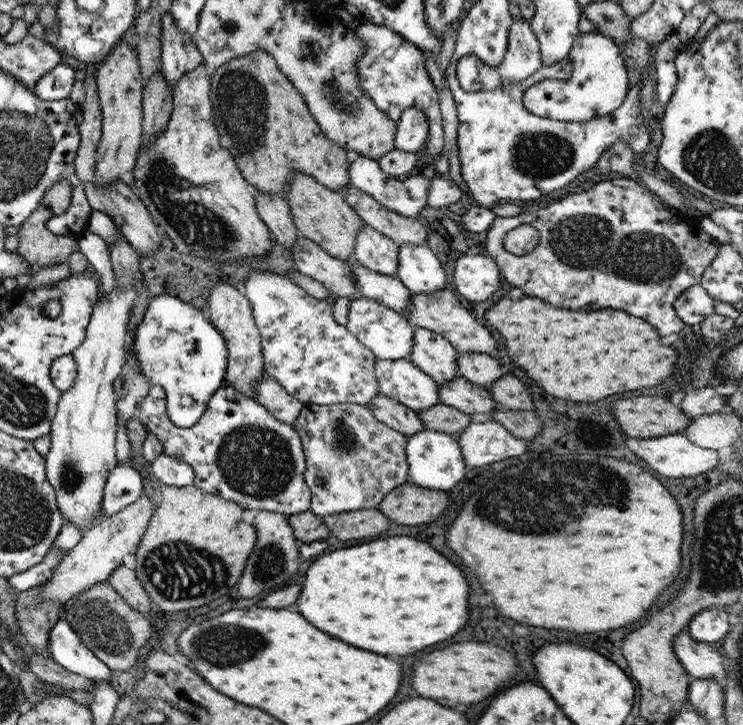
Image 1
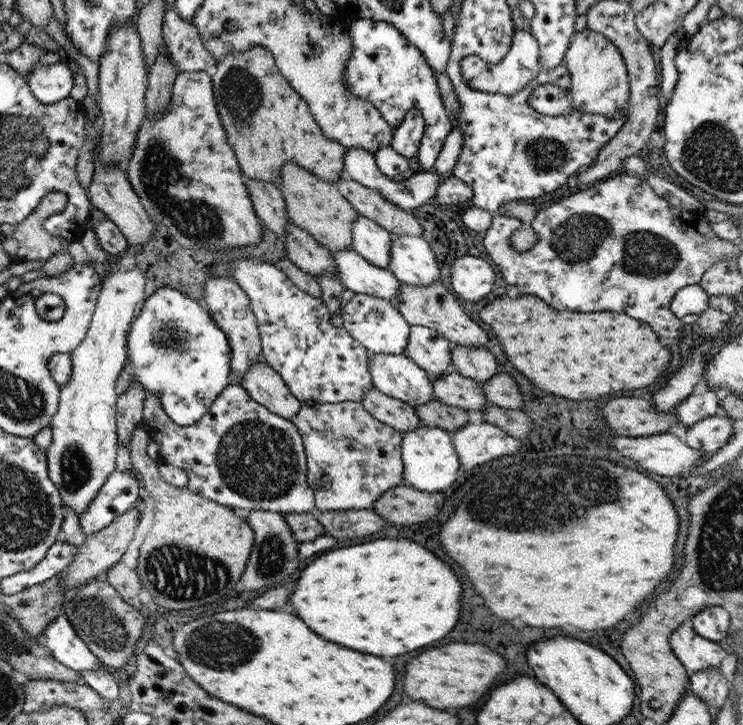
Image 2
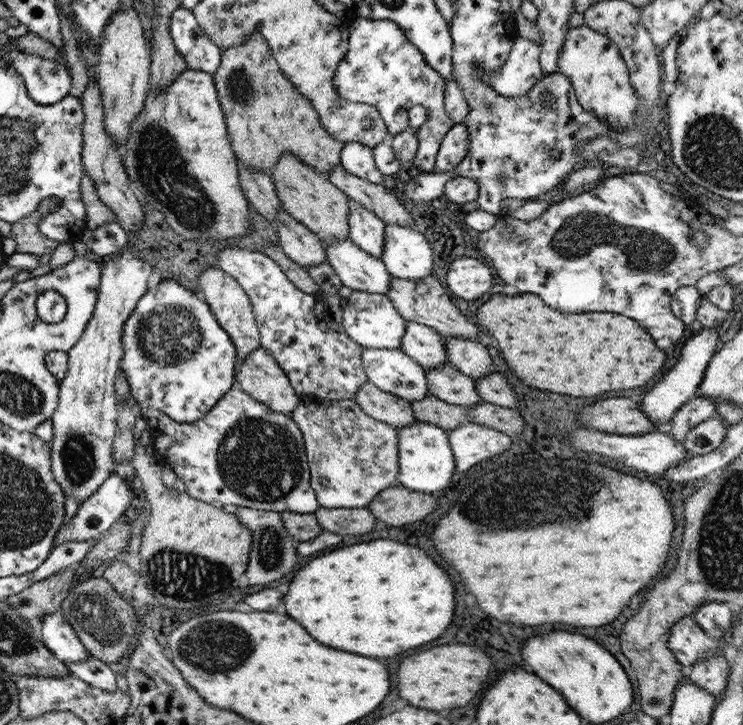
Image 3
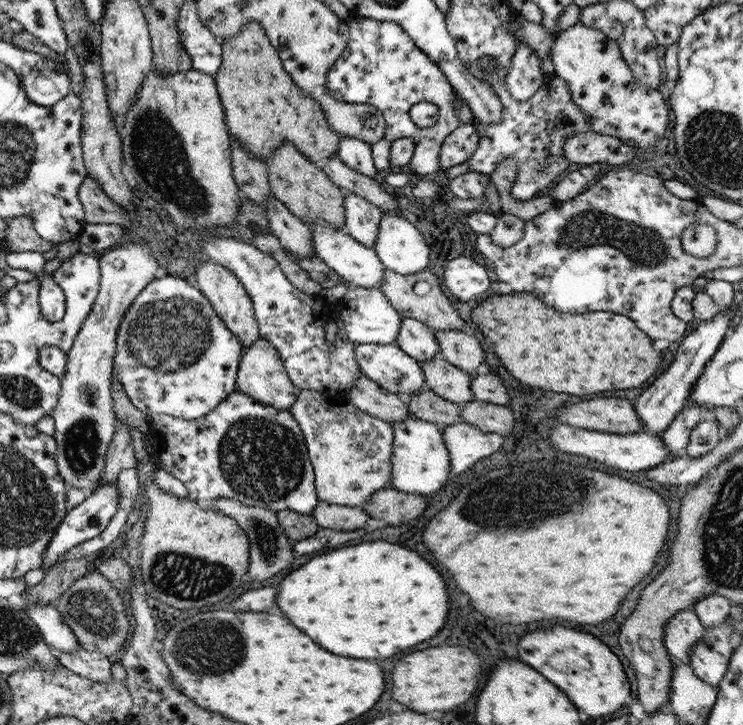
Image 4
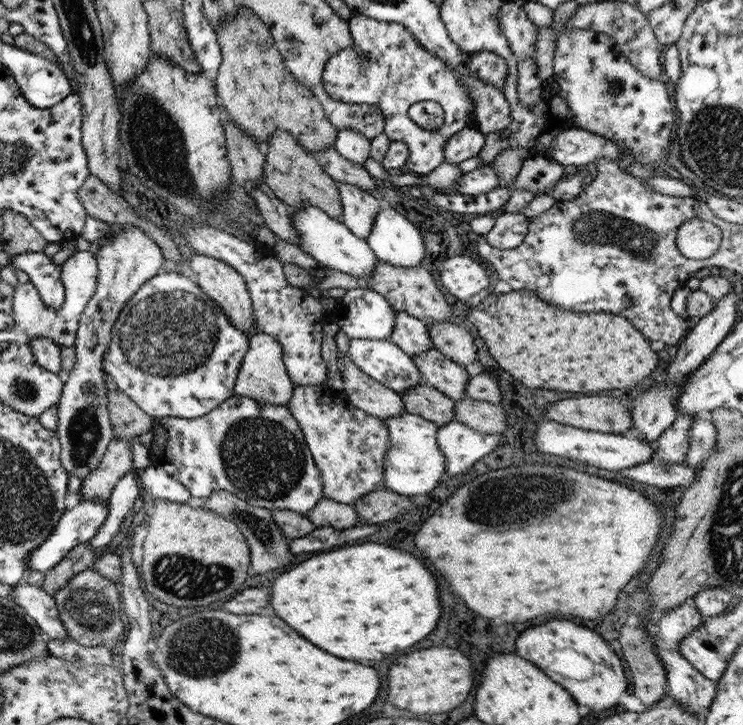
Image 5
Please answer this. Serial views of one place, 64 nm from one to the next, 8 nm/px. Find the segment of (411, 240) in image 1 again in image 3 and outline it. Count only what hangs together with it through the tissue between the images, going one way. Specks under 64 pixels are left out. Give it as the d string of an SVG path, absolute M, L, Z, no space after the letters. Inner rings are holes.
M341 165L331 168L326 177L331 184L341 190L350 202L357 202L365 210L375 214L383 224L391 226L412 226L409 213L403 208L396 195L384 185L371 184L343 170Z

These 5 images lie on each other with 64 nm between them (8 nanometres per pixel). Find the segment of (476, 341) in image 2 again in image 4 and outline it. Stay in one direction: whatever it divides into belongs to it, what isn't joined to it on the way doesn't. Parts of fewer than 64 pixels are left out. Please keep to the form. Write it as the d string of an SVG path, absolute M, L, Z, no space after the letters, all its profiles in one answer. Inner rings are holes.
M385 269L379 290L395 309L395 312L399 313L400 319L411 318L417 320L434 331L463 330L463 326L465 325L463 318L460 318L458 310L451 305L451 301L445 298L443 290L439 288L439 284L437 283L437 278L429 270L427 272L419 272L415 275L402 276ZM417 282L425 282L429 286L429 290L425 294L415 294L413 292L413 285L417 284Z

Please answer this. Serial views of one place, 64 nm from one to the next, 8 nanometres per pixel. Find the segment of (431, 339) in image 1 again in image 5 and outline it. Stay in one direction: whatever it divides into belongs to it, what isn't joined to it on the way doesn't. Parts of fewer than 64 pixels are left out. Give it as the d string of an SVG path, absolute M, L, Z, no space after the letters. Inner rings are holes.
M394 311L394 328L389 341L396 344L405 354L423 354L432 348L428 326L405 312Z

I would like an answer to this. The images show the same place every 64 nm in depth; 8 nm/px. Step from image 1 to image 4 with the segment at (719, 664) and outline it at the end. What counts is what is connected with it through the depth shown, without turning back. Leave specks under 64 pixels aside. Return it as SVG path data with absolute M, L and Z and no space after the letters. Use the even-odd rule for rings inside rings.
M690 608L689 610L679 610L675 616L671 616L663 624L663 646L671 657L678 659L683 664L689 664L689 648L701 640L705 635L705 627L699 622L697 614Z

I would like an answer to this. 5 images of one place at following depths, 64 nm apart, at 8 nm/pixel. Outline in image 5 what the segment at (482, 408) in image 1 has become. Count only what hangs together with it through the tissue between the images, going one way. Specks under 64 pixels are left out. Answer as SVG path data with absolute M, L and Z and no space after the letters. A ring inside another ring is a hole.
M434 347L429 348L423 354L410 356L424 383L433 386L435 391L453 402L466 398L465 384L469 375L464 367L447 360Z

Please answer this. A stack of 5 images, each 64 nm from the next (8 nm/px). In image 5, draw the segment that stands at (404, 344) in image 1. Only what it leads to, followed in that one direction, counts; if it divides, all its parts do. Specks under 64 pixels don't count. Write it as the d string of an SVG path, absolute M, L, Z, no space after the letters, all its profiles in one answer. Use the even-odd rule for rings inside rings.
M353 288L339 302L339 318L335 323L349 339L389 341L394 310L383 296L369 289Z

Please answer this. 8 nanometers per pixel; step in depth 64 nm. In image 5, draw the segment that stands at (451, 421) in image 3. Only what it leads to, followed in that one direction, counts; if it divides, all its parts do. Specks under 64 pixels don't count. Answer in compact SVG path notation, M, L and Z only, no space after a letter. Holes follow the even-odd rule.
M422 381L409 389L399 394L403 401L403 409L409 414L415 414L438 426L455 419L454 402L435 391L433 386Z

